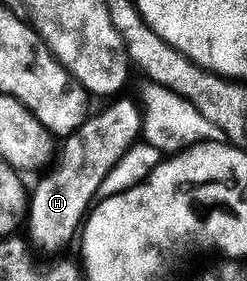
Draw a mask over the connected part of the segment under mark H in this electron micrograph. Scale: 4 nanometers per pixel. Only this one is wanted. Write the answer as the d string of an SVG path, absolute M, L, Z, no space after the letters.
M117 97L105 110L89 113L83 124L59 143L49 174L41 173L36 187L31 187L26 202L26 226L33 247L60 250L72 237L77 237L82 223L93 205L98 184L106 180L106 172L122 160L130 147L137 145L144 128L144 111L135 97Z

